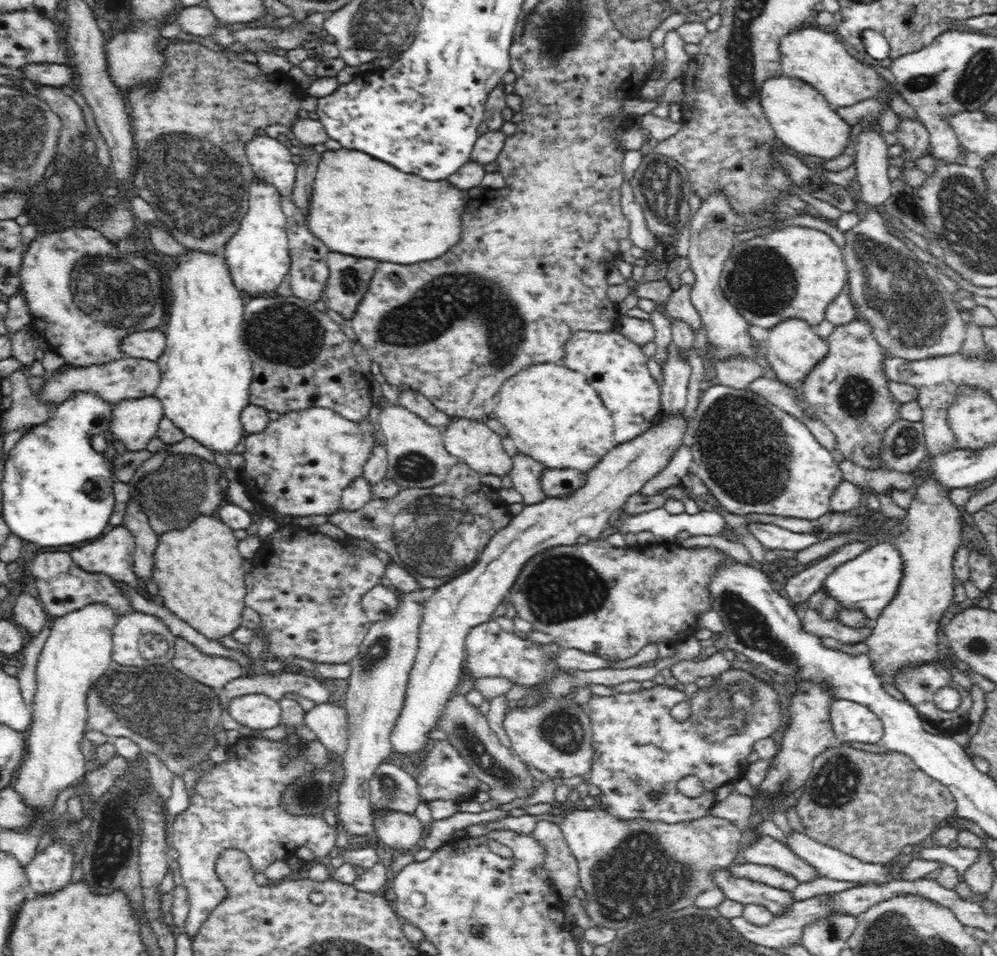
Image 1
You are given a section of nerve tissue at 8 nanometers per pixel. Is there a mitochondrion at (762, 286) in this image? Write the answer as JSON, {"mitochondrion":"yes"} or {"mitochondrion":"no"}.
{"mitochondrion":"yes"}

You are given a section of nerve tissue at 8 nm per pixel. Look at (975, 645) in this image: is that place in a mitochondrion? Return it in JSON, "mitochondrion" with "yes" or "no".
{"mitochondrion":"yes"}

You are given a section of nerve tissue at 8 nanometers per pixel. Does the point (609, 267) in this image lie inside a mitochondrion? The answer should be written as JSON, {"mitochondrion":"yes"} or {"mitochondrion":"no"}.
{"mitochondrion":"no"}

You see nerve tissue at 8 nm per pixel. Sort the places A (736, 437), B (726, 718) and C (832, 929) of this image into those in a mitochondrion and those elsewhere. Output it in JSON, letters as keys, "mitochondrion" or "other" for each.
{"A":"mitochondrion","B":"mitochondrion","C":"mitochondrion"}

